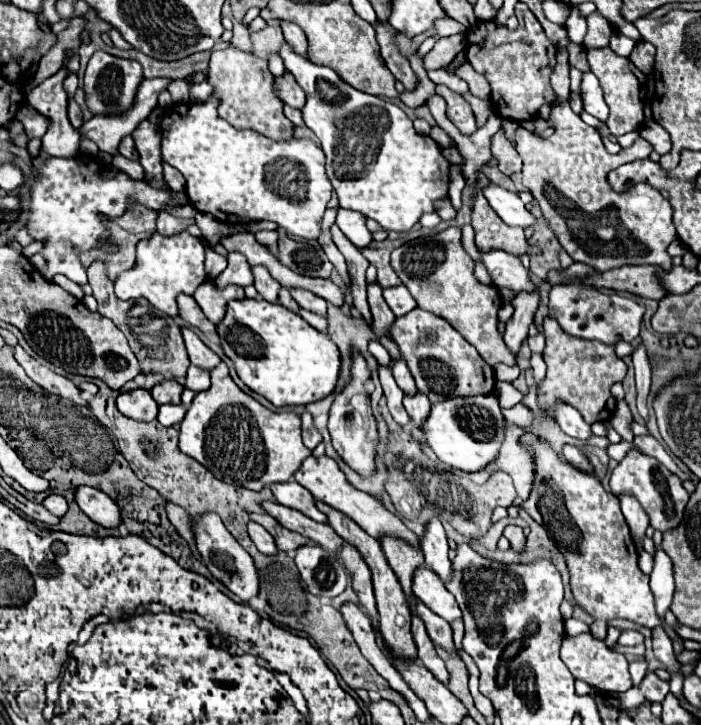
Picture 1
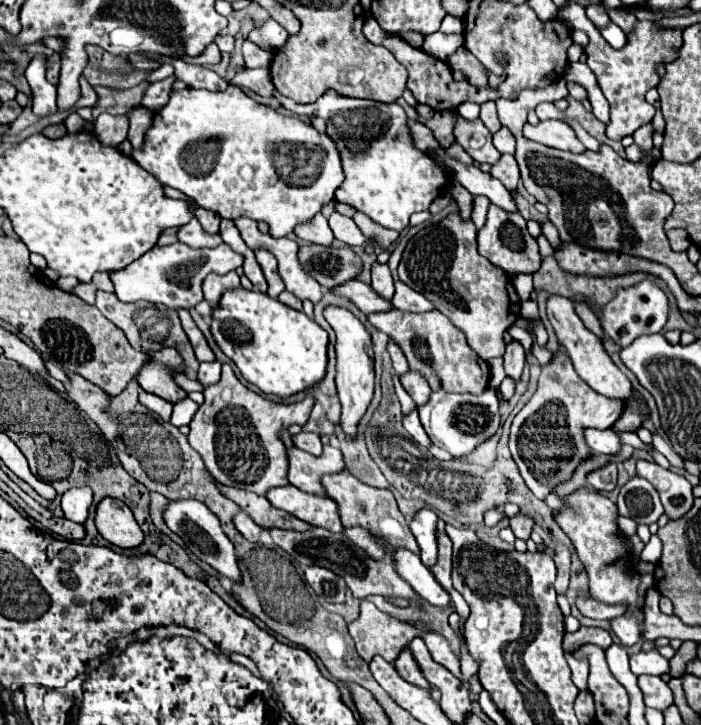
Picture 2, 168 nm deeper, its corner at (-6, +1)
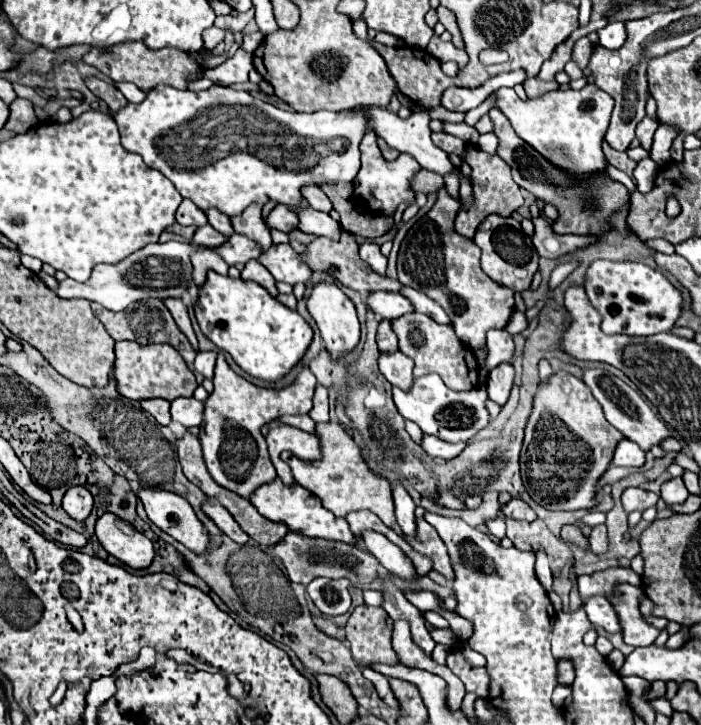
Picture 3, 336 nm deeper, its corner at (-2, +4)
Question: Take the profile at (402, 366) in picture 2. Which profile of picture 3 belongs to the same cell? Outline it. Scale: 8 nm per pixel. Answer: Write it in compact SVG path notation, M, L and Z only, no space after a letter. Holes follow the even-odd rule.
M381 320L377 328L377 344L381 352L393 352L397 350L397 336L391 328L391 320Z

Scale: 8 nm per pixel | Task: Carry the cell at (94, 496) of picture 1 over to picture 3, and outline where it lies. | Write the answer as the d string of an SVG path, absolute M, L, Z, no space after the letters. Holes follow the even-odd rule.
M103 514L97 520L95 534L101 542L101 546L115 556L119 562L127 564L133 570L143 570L149 568L155 556L153 544L147 536L141 532L135 532L133 536L127 536L119 530L117 526L117 516L115 514Z

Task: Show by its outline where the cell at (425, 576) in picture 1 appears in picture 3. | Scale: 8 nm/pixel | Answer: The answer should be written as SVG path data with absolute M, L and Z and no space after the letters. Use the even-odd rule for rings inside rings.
M365 530L361 534L361 538L363 538L369 554L373 554L377 558L377 562L381 566L385 566L393 576L399 576L407 582L413 582L417 578L413 562L405 556L405 552L399 546L395 546L383 534L377 534L373 530Z

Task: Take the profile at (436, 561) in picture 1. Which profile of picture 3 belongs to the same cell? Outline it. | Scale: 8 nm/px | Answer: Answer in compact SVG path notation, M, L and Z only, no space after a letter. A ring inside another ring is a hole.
M401 482L391 484L393 490L393 504L395 504L395 518L397 524L405 534L413 534L415 530L415 502L407 494L405 486Z

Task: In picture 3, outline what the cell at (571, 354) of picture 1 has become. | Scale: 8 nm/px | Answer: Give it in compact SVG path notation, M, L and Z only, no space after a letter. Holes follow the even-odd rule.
M567 372L553 374L547 384L539 386L533 414L525 428L521 476L529 496L547 510L595 508L595 484L609 468L613 452L623 438L619 430L609 426L587 384Z

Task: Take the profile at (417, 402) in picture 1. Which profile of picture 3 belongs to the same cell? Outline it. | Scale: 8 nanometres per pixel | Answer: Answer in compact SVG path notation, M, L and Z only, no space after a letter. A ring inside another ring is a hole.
M399 350L391 354L381 354L379 370L393 386L405 388L409 386L409 382L413 382L413 360Z

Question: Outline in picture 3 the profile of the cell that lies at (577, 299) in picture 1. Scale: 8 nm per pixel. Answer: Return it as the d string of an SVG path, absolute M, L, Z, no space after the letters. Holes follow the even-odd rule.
M596 260L585 272L585 292L591 304L603 316L603 330L607 334L651 336L671 332L681 316L681 292L655 268L631 261Z

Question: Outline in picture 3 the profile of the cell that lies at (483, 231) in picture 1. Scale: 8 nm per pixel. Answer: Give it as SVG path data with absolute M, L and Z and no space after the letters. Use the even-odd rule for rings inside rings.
M487 216L473 242L481 248L481 268L485 270L485 274L489 278L493 278L493 282L501 284L501 286L507 286L511 288L513 292L523 292L531 286L531 280L533 280L533 274L537 272L537 252L535 252L535 246L531 242L529 236L523 234L521 230L521 224L513 218L497 218L497 216Z

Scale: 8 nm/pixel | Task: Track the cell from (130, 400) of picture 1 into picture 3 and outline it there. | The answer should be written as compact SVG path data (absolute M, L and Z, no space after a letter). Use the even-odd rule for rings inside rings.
M141 400L141 408L145 412L149 412L161 426L167 426L171 422L171 416L169 416L169 402L167 400Z

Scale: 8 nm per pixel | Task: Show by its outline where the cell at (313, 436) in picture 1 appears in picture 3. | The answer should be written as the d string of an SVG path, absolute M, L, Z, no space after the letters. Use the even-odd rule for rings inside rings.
M317 384L315 396L313 396L313 410L309 412L309 416L315 422L329 422L329 394L327 388Z

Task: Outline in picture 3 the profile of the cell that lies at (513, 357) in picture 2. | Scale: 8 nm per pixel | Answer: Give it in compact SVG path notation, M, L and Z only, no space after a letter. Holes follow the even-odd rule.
M499 364L497 368L493 368L489 372L489 378L487 378L487 394L489 394L489 400L493 400L495 404L503 406L509 398L509 390L513 386L513 366L511 364Z

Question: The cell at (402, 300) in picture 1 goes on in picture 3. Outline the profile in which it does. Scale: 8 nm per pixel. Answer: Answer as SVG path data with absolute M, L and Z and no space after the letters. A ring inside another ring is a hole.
M407 286L401 290L401 294L405 294L405 296L413 302L415 312L425 314L425 316L433 318L433 320L435 320L435 322L439 322L439 324L453 326L453 324L451 324L451 320L449 320L449 316L445 314L445 310L443 310L437 302L433 302L429 296L425 296L425 294L421 294L421 292L413 290L413 288L407 288Z

